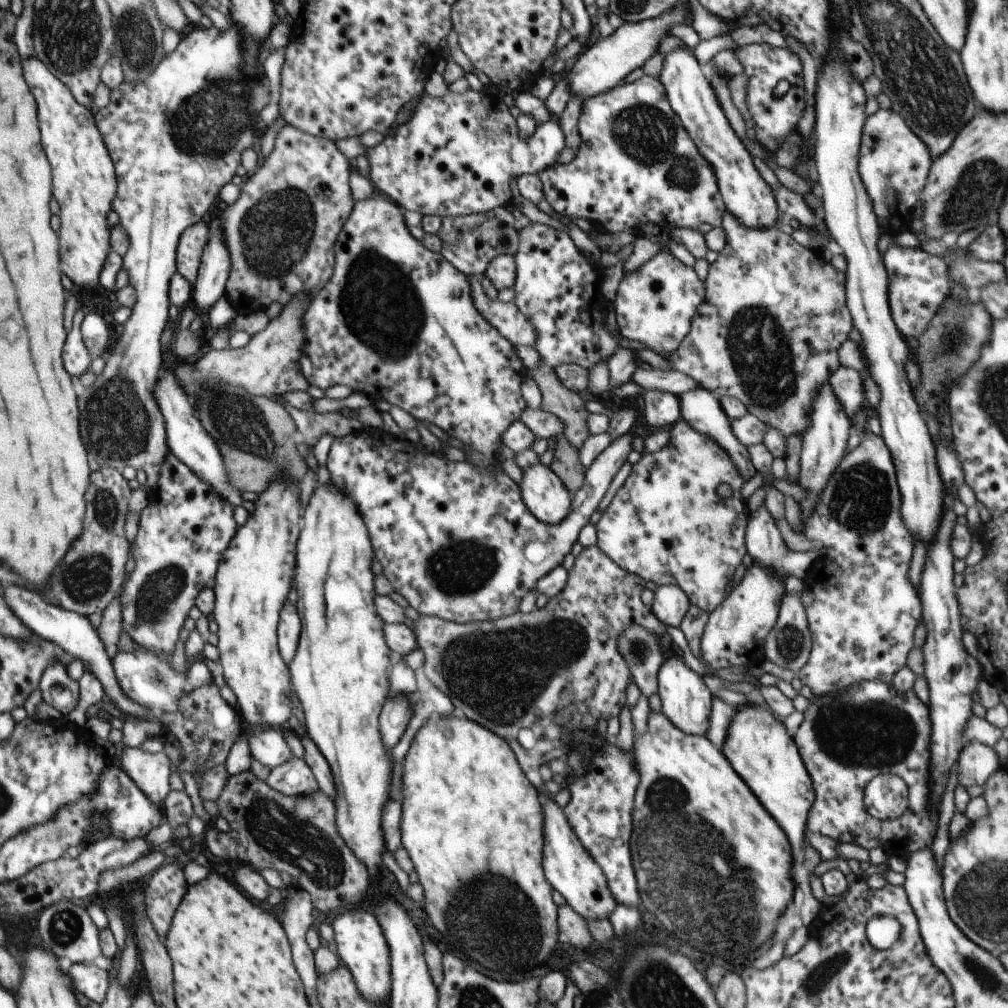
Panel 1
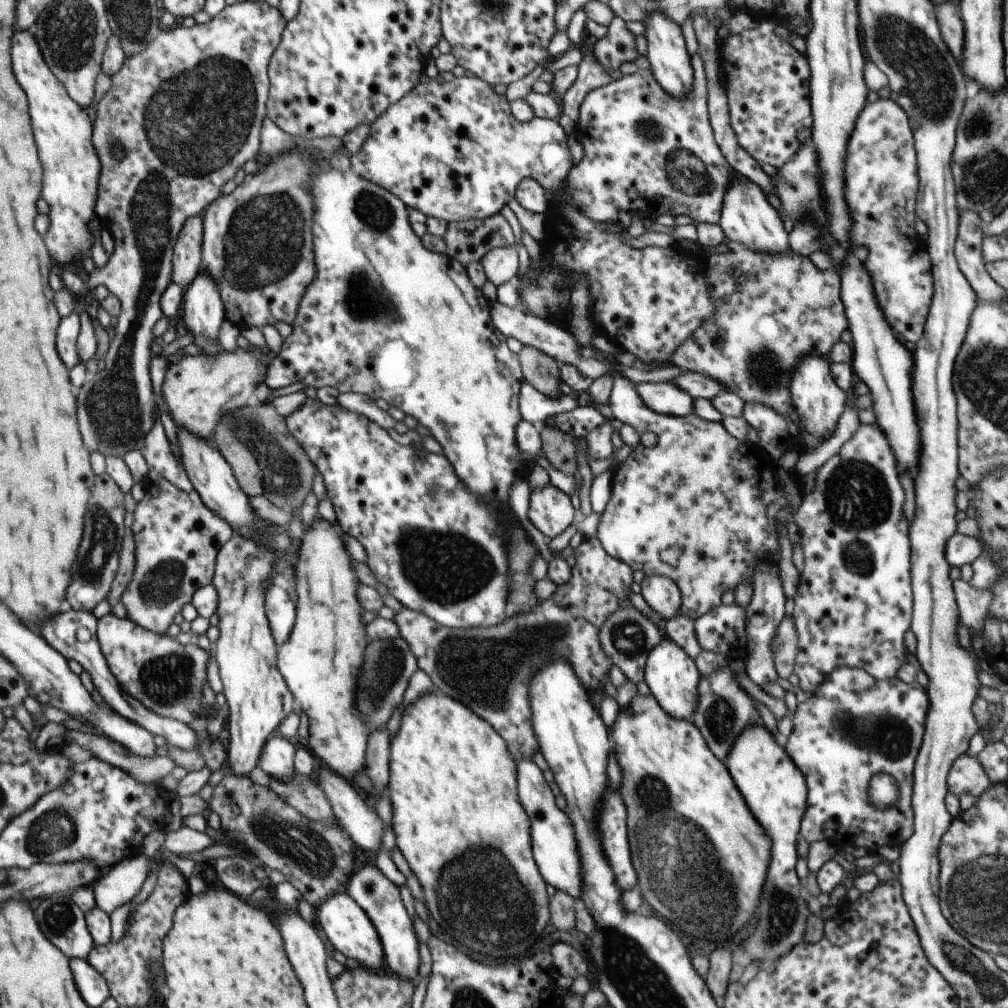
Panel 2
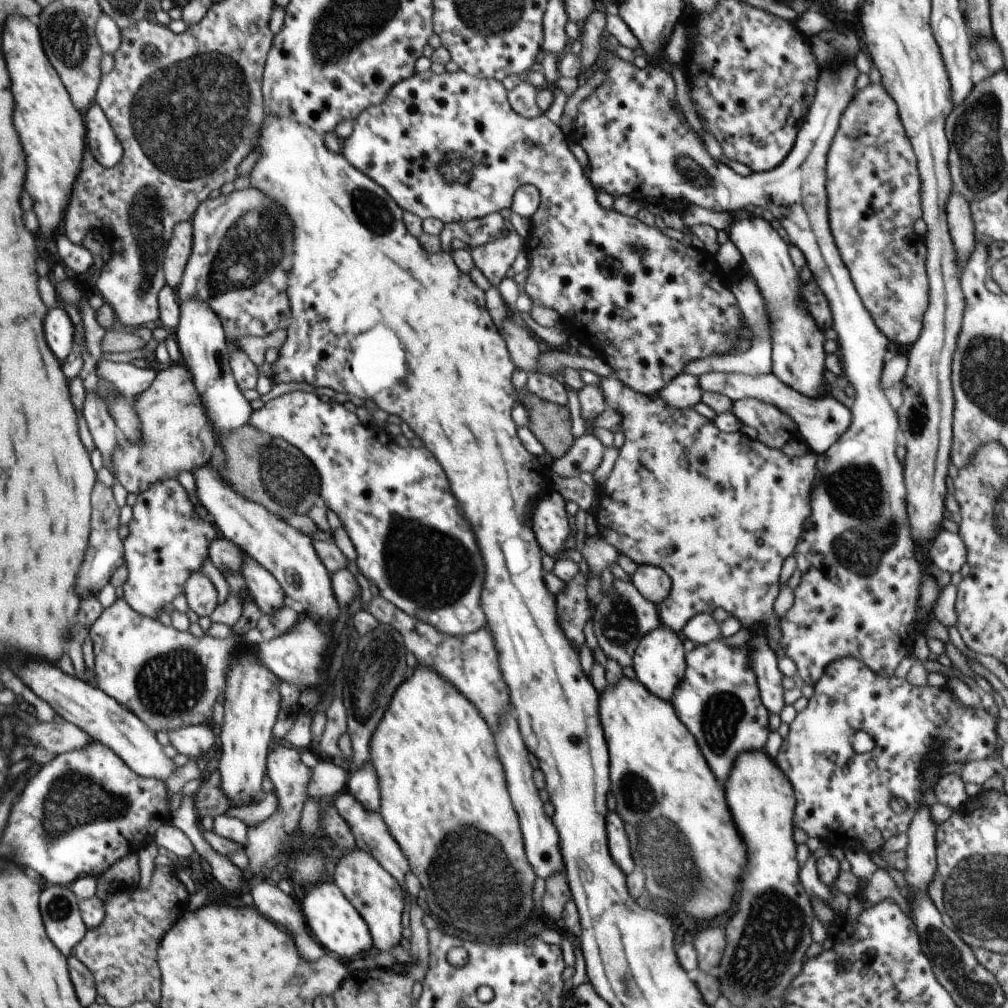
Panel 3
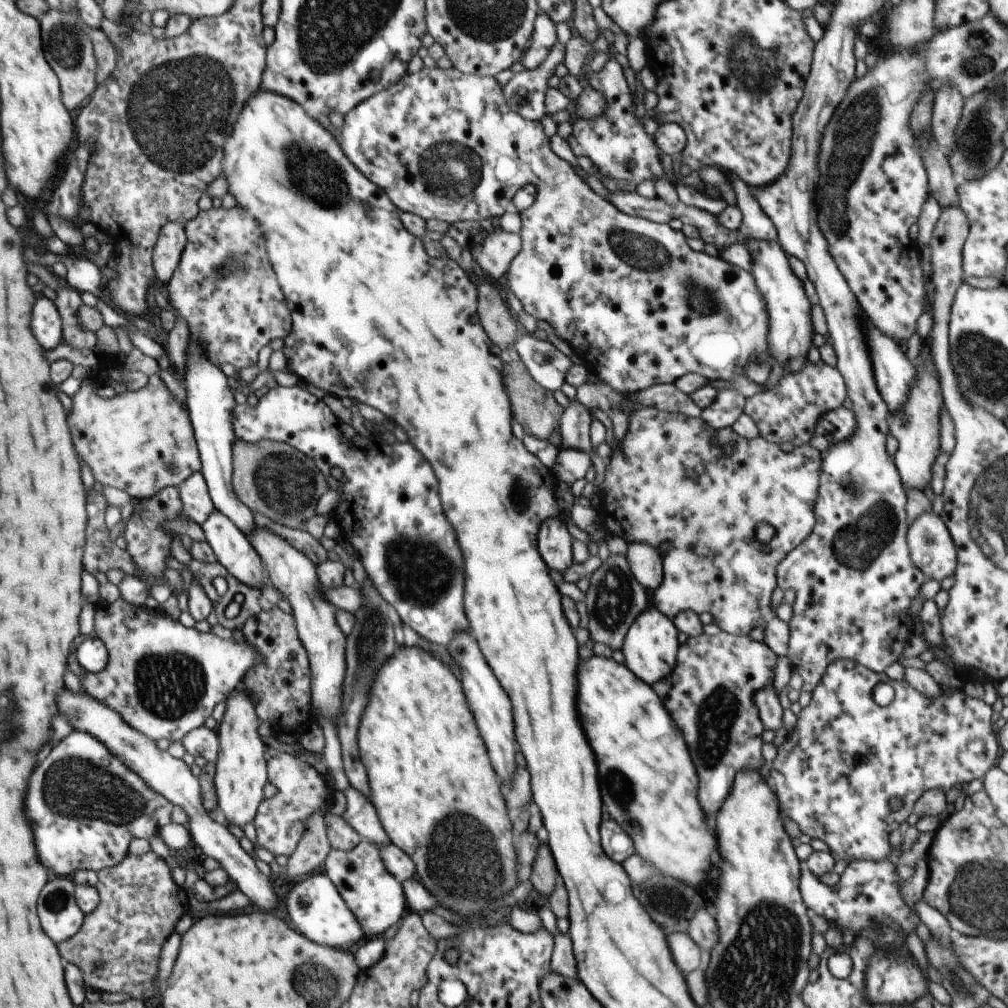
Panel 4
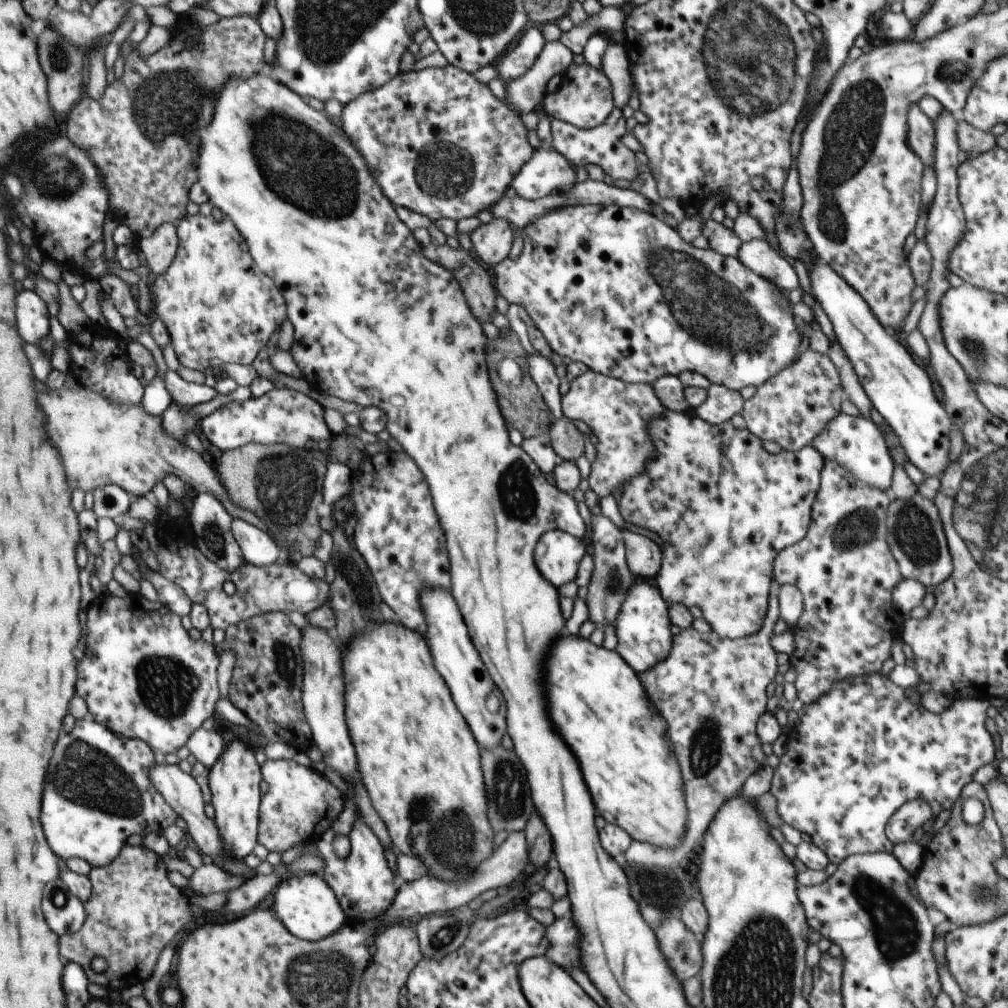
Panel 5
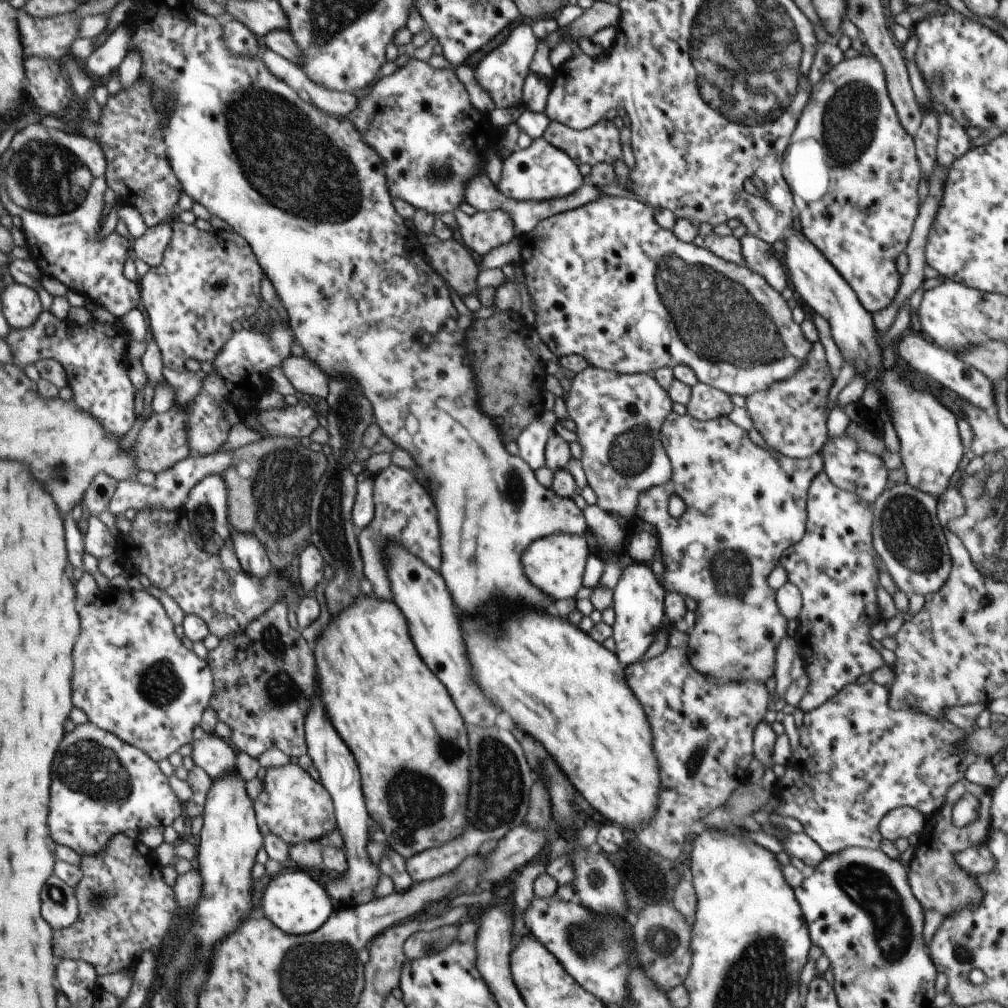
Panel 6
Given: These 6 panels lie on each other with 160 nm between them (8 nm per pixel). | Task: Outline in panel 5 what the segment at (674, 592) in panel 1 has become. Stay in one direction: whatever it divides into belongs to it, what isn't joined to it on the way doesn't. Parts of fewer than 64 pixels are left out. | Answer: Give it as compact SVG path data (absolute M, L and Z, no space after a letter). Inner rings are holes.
M630 530L622 531L624 545L626 546L627 566L636 579L653 581L660 571L662 552L654 540L634 534Z

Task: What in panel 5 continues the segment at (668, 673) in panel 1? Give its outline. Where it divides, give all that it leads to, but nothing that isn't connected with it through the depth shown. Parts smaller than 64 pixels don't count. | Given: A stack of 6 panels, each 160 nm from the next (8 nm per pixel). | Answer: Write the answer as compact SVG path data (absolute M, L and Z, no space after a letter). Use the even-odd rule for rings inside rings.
M637 579L635 584L630 586L626 600L620 604L620 612L614 622L617 637L616 652L637 674L654 668L670 654L674 631L670 627L669 605L653 581Z

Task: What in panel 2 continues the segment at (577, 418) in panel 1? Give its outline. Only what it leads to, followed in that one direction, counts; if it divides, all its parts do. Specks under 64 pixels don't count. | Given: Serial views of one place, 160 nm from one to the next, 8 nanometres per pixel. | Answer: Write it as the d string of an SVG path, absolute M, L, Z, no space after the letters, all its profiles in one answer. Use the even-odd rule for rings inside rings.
M523 346L518 355L523 380L548 398L559 398L561 374L558 364L532 346Z

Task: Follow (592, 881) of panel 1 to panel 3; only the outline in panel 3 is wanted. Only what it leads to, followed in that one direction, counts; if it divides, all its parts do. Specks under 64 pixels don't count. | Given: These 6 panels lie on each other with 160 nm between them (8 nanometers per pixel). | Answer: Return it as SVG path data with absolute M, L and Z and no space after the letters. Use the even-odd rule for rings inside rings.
M504 714L499 720L498 734L495 731L493 735L496 736L495 743L498 748L500 762L504 764L504 770L506 770L508 792L510 792L514 810L518 814L527 859L533 866L537 877L540 876L540 878L547 879L558 873L564 872L565 874L563 856L559 847L558 830L552 824L552 820L546 818L542 798L538 800L538 790L536 790L534 780L532 780L532 766L528 762L528 750L526 750L524 740L522 740L522 736L518 732L516 718L512 718L510 714Z

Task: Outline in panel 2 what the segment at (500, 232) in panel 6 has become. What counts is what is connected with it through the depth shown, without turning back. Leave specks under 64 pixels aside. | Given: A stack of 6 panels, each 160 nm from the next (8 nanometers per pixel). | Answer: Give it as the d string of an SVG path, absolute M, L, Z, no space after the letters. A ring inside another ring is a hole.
M516 245L488 250L480 260L480 264L487 280L496 287L516 279L519 264Z

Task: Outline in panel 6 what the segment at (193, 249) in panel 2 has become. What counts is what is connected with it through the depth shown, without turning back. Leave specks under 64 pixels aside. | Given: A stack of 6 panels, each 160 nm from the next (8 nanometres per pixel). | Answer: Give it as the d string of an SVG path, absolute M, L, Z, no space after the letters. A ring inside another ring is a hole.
M171 222L158 223L146 229L142 236L134 240L132 250L136 259L146 262L150 267L160 266L167 244L173 233Z

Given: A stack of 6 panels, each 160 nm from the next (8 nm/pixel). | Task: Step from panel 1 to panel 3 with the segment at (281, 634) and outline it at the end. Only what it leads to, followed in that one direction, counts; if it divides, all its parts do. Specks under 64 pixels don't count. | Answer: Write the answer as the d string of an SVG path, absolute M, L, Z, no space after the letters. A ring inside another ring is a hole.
M248 554L241 566L242 576L246 580L246 589L254 596L255 603L264 615L274 615L284 607L287 594L280 583Z

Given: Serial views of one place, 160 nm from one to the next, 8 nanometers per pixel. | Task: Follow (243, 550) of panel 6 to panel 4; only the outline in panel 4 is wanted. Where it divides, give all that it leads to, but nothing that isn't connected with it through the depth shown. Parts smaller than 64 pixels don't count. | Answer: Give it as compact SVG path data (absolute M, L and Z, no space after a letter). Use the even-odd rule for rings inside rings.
M190 339L185 352L185 374L182 385L186 390L185 405L189 410L199 448L201 473L207 482L210 498L216 511L227 516L248 538L253 531L254 512L248 508L235 493L233 477L233 444L236 435L233 429L233 408L236 406L234 393L228 386L228 377L217 364L207 356L204 345Z

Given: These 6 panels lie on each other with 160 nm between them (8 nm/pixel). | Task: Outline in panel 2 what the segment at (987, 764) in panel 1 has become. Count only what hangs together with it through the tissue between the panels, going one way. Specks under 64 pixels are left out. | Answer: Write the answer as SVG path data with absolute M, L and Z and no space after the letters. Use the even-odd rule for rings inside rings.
M965 753L954 762L947 777L947 786L948 792L954 796L968 792L980 797L992 784L976 757Z

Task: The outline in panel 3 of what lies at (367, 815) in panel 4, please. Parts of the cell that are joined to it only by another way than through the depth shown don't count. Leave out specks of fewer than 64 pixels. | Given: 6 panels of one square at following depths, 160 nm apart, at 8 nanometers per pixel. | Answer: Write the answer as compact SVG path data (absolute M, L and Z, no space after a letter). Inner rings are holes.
M366 761L359 769L351 772L345 788L369 811L378 811L381 807L381 792L376 774L373 762Z

